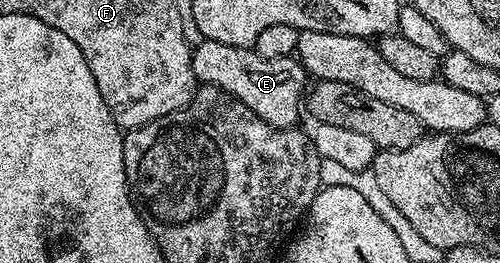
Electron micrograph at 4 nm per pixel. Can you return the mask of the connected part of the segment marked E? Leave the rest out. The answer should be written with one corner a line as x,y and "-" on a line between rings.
202,39
191,49
191,65
196,81
225,90
237,98
255,116
260,116
275,128
293,128
300,122
299,111
305,108
305,93
309,88
309,77
298,59
261,58
251,48
225,46
225,42

